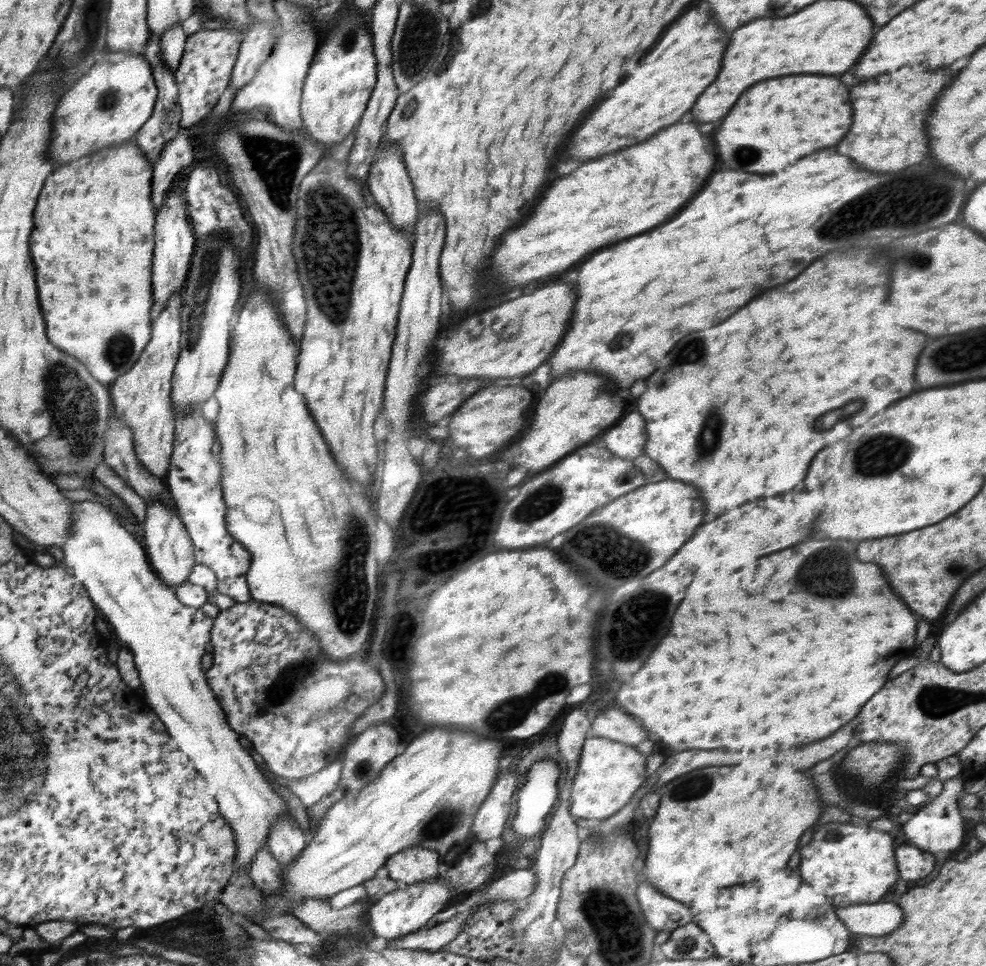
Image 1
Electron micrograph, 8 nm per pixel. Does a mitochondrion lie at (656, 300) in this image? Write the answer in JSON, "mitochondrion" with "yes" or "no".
{"mitochondrion":"no"}

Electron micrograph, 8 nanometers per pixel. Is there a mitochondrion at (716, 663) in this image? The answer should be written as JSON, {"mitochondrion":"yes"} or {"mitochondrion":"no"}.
{"mitochondrion":"no"}

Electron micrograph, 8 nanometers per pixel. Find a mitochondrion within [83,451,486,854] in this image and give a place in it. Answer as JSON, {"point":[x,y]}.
{"point":[349,581]}

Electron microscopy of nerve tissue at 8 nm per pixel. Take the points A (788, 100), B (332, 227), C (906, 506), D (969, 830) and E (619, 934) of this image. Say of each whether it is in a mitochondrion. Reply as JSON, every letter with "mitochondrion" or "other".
{"A":"other","B":"mitochondrion","C":"other","D":"other","E":"mitochondrion"}

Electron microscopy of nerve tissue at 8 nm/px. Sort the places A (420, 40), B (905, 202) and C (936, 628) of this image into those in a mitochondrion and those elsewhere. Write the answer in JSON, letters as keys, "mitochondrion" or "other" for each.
{"A":"mitochondrion","B":"mitochondrion","C":"other"}

